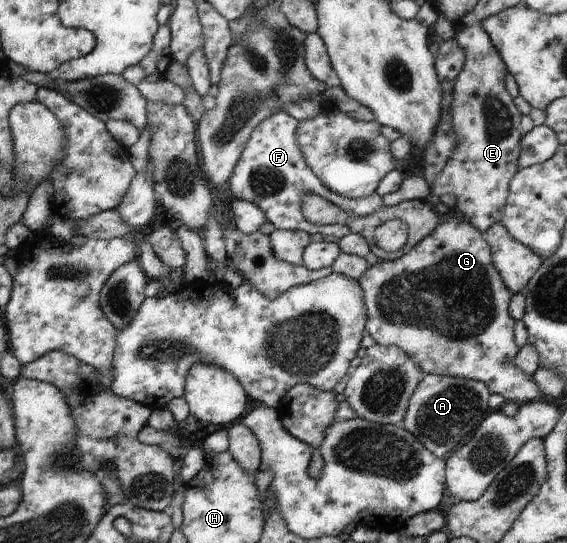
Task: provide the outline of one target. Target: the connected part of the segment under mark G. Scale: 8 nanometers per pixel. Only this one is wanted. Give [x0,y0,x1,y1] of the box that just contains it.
[358,218,547,405]

